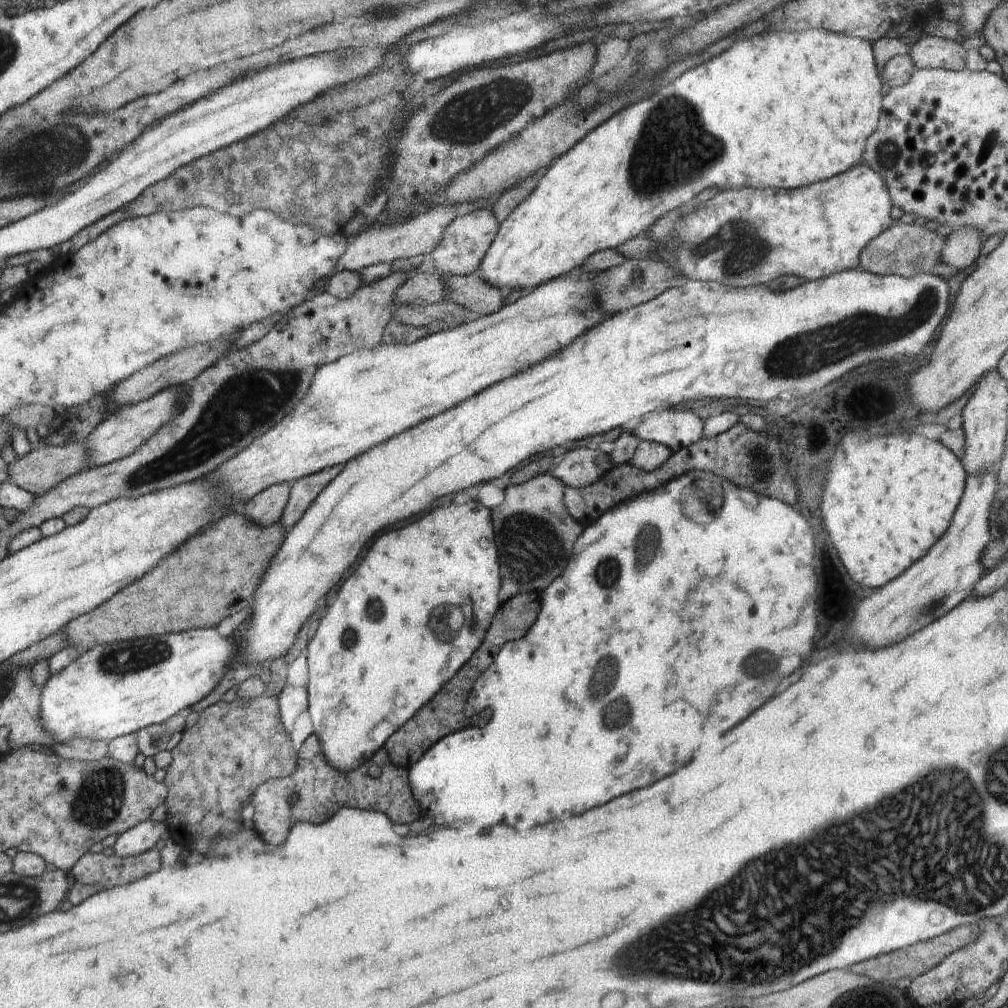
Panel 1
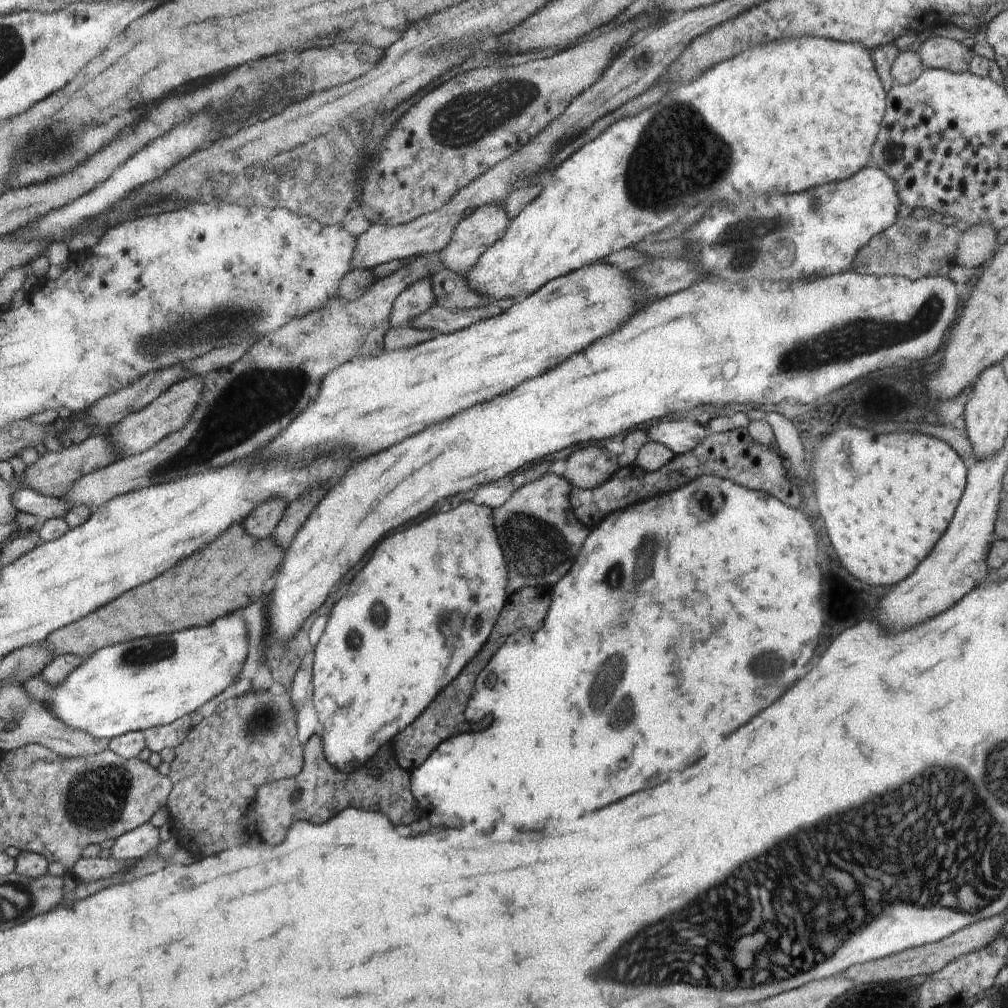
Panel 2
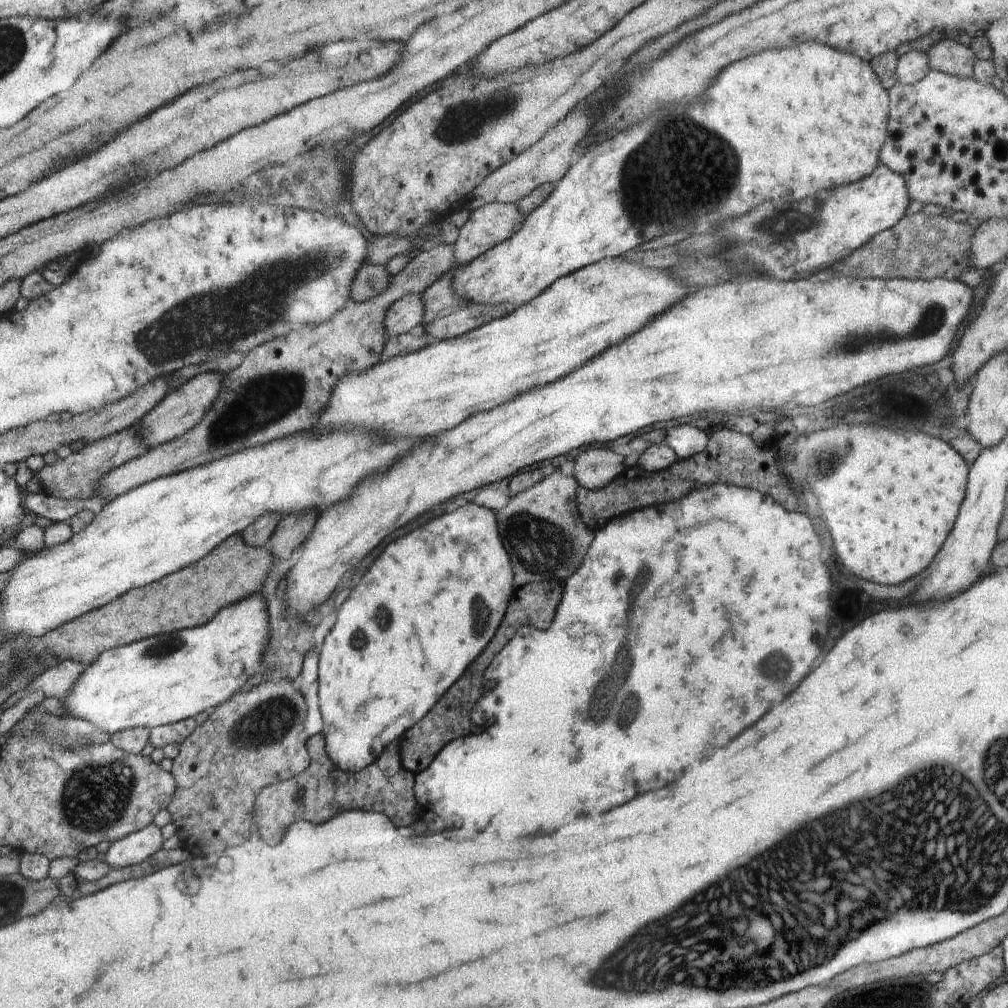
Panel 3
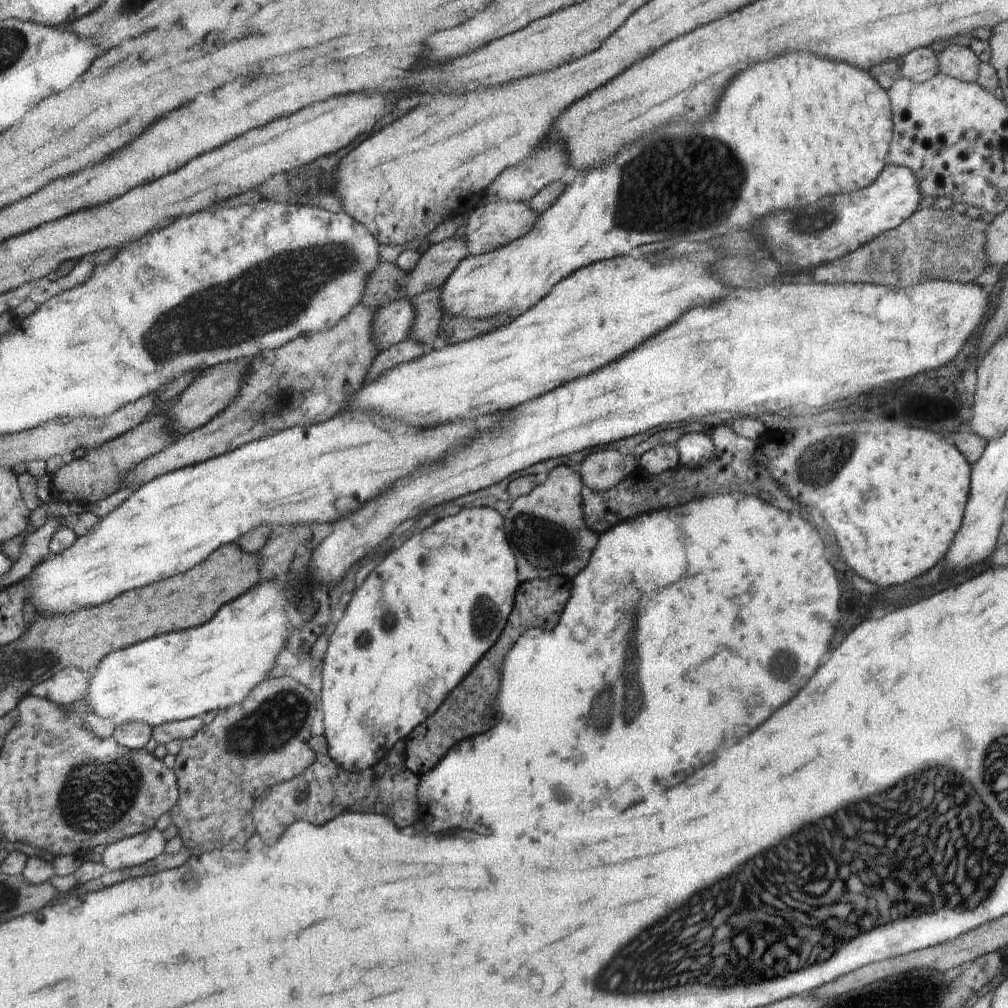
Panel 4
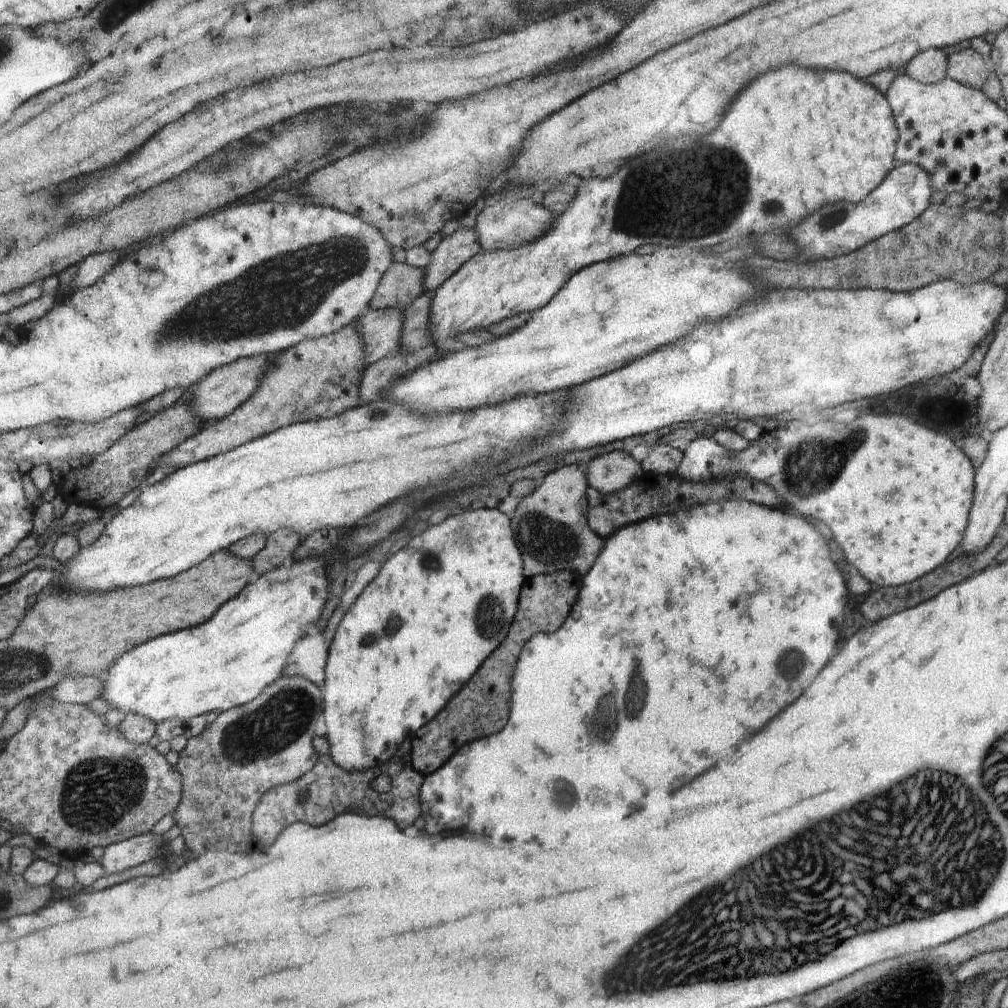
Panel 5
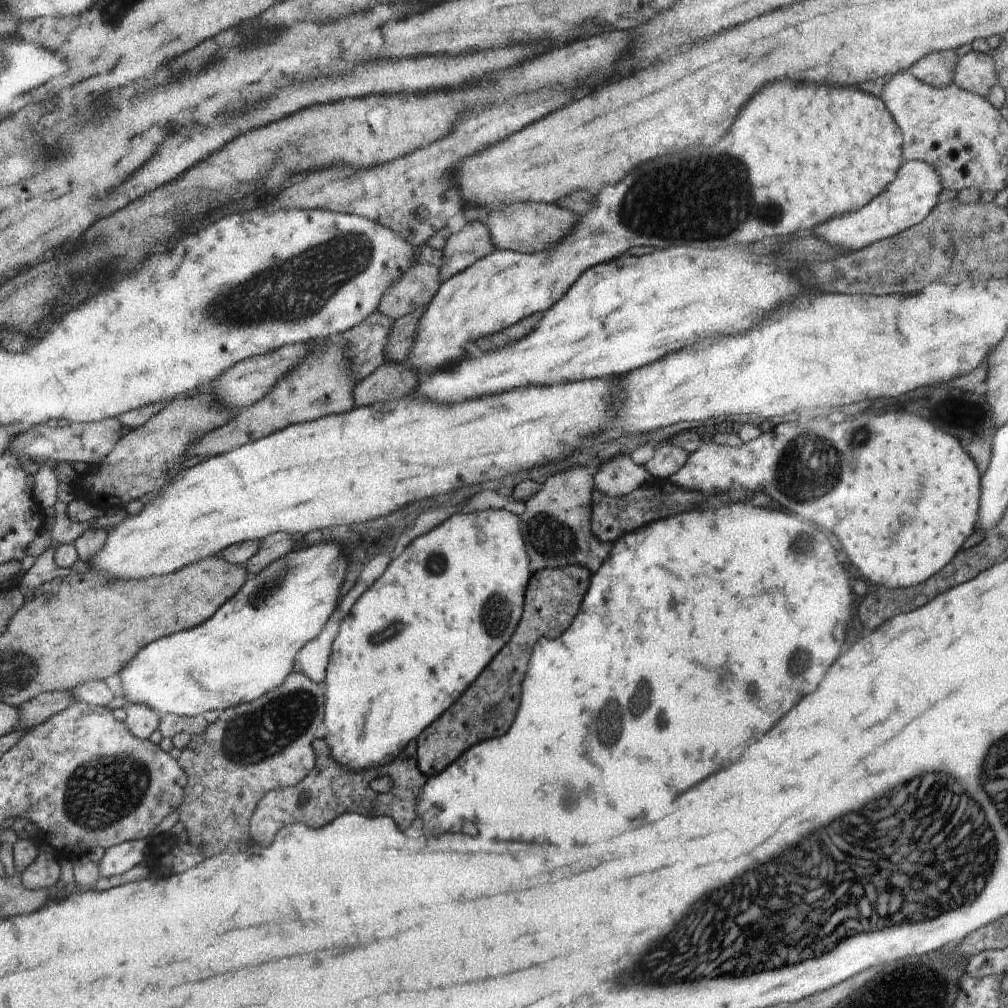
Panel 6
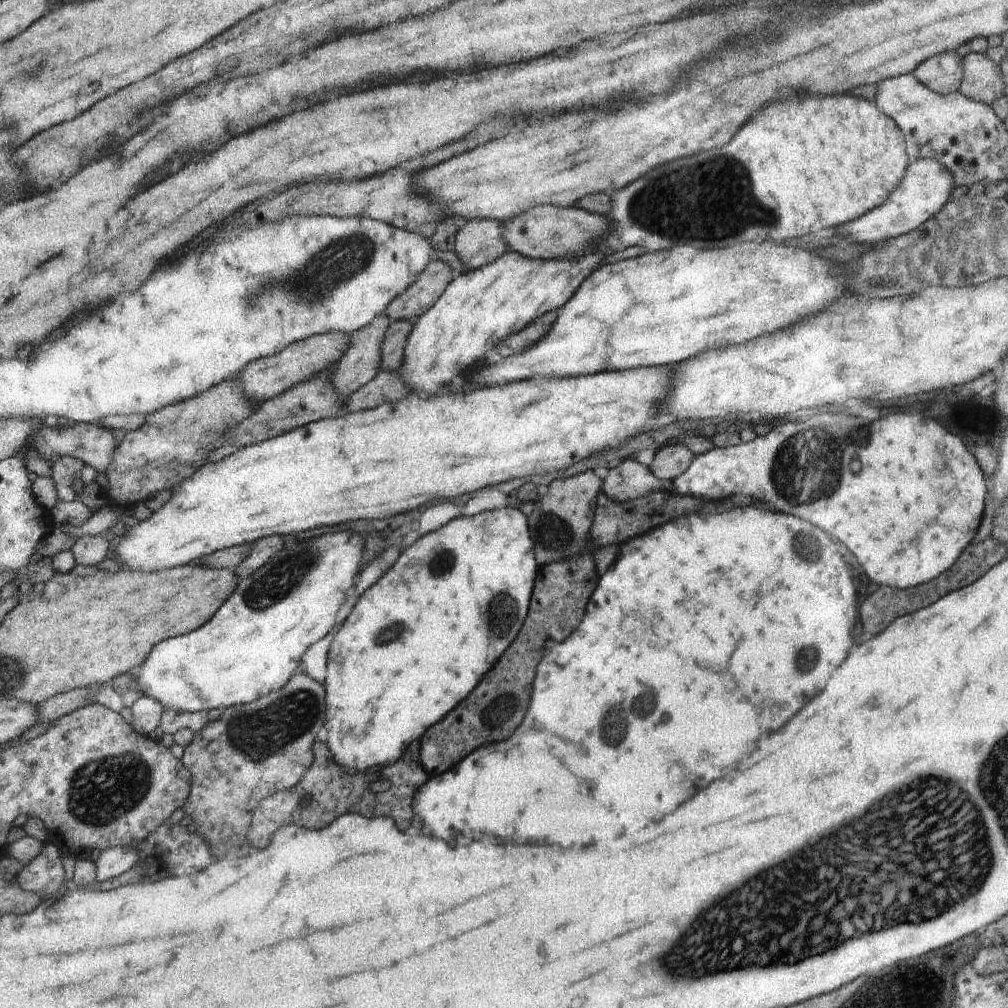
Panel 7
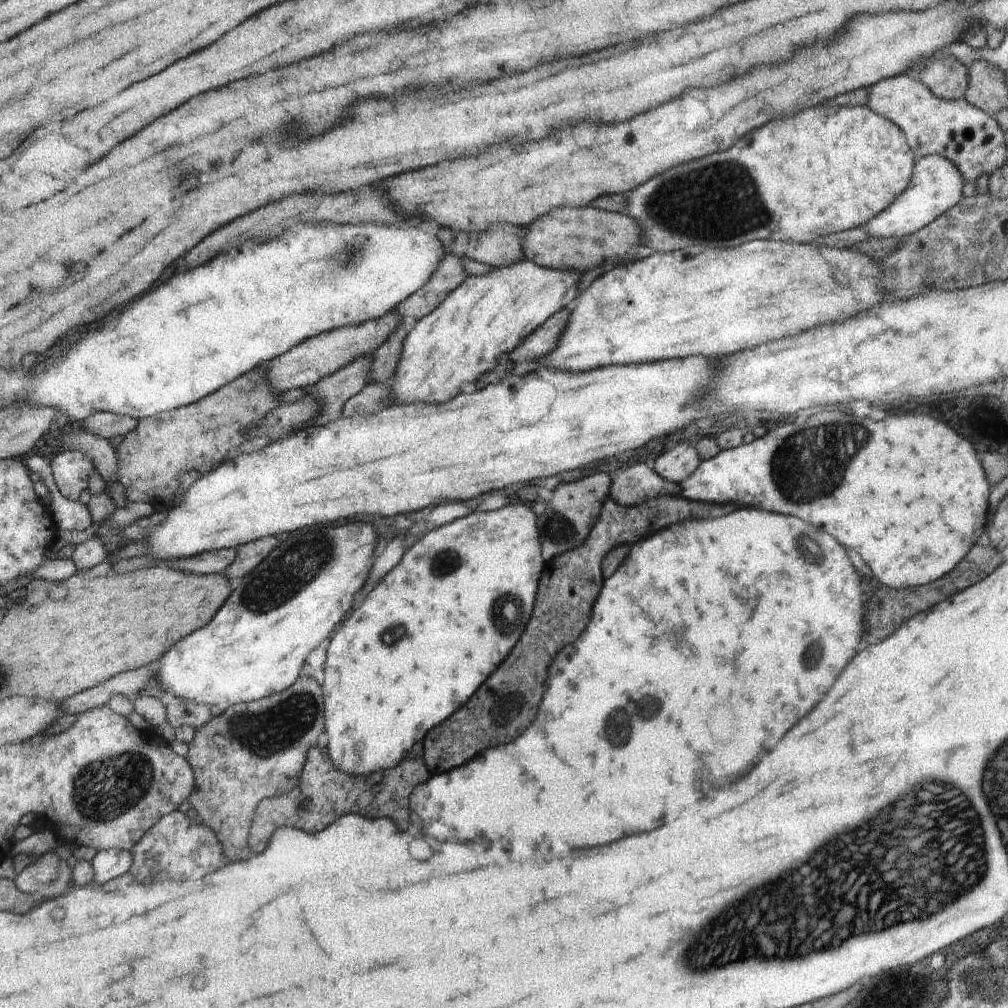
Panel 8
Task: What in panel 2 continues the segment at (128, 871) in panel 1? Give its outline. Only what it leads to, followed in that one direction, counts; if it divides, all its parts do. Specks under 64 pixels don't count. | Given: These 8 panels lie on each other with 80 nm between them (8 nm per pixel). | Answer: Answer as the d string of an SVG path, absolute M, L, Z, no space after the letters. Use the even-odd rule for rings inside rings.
M99 856L94 858L80 858L71 868L70 873L79 882L94 882L110 878L121 870L130 867L130 861L117 861L116 859L104 859Z

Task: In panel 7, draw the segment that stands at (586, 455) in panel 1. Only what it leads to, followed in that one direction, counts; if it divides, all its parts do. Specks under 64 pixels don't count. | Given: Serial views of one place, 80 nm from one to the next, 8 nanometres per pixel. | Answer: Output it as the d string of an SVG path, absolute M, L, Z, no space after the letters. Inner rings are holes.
M628 456L610 462L609 474L603 482L602 492L618 502L631 501L648 493L674 491L671 480L659 479L646 465Z

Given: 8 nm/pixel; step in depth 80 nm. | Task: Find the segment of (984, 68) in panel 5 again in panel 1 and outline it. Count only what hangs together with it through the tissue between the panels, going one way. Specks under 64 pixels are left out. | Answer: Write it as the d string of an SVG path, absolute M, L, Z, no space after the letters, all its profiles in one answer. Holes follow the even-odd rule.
M926 34L910 49L909 55L916 69L959 71L965 68L967 50L952 39Z

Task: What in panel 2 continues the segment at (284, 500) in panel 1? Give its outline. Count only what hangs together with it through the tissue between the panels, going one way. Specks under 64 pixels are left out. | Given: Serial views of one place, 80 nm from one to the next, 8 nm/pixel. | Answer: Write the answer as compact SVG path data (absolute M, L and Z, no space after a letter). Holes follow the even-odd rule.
M273 499L266 501L264 505L258 505L245 519L246 532L257 539L267 539L273 536L286 508L288 508L287 504L282 499Z

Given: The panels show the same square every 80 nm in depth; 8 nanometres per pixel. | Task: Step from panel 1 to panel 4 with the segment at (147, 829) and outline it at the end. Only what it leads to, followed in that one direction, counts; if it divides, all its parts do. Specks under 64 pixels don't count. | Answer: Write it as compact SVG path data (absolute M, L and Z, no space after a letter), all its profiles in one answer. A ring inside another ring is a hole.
M154 827L145 833L108 845L102 855L102 863L109 871L140 866L162 854L166 842L161 830Z

